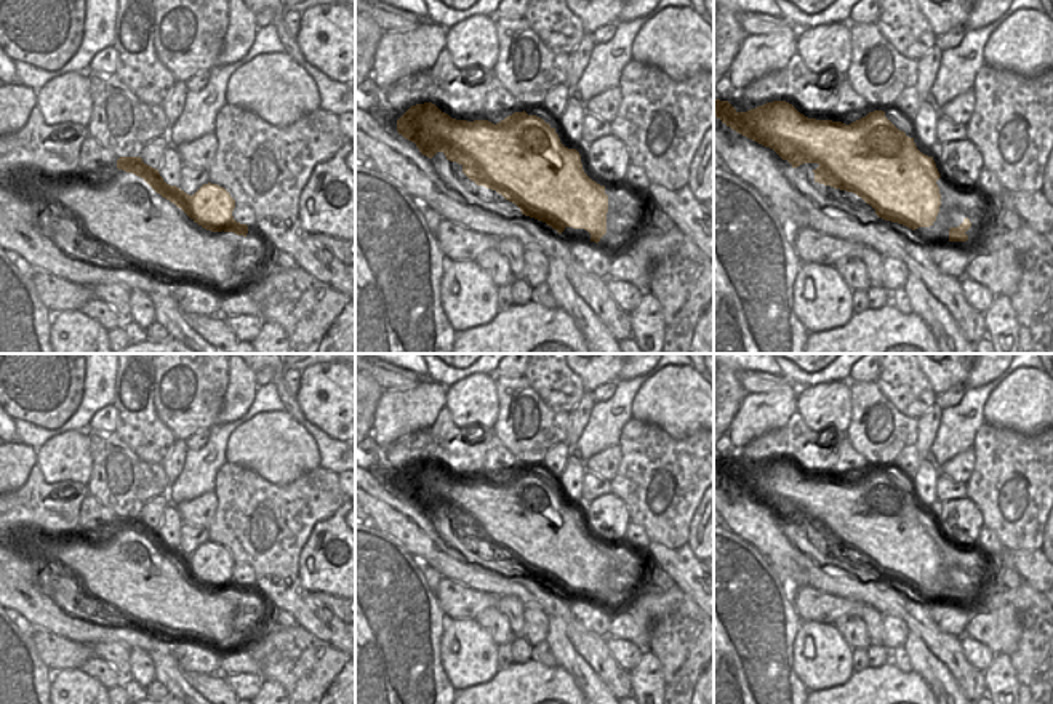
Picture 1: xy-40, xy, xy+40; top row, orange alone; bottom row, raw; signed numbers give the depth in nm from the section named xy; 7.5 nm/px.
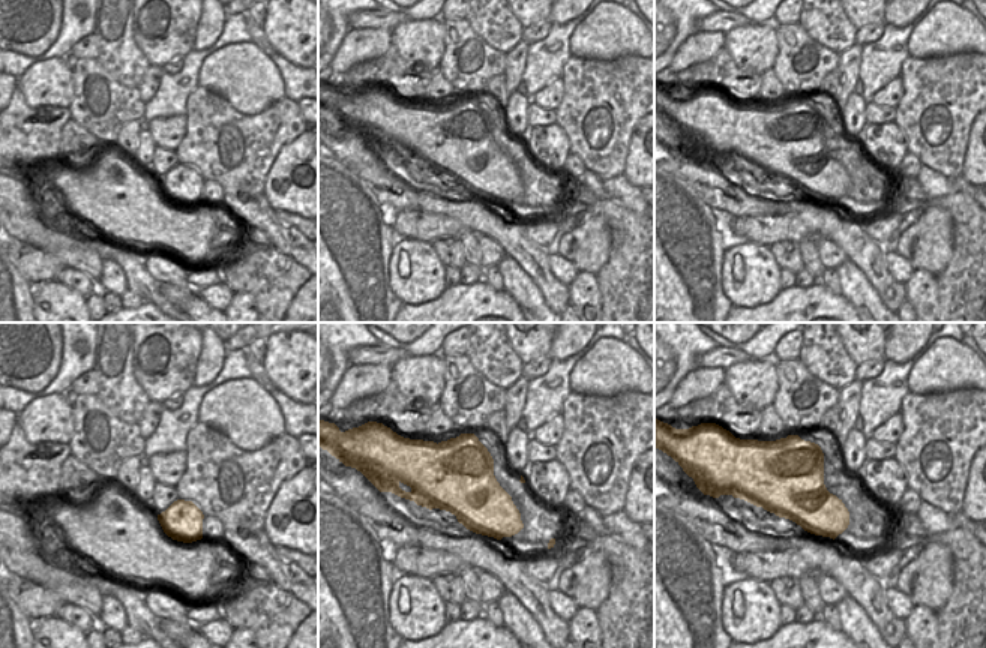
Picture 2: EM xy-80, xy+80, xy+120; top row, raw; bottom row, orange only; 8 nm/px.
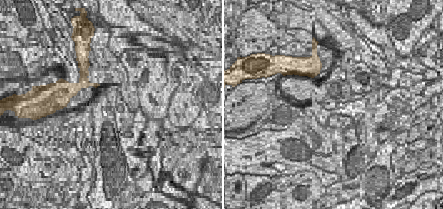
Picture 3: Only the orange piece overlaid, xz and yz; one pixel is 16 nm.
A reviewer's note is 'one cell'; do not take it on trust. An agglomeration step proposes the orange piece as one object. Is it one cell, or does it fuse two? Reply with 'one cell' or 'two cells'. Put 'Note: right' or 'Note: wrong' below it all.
two cells
Note: wrong

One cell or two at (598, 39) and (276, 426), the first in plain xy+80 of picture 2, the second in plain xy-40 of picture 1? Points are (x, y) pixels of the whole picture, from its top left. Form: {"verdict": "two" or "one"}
{"verdict": "two"}

